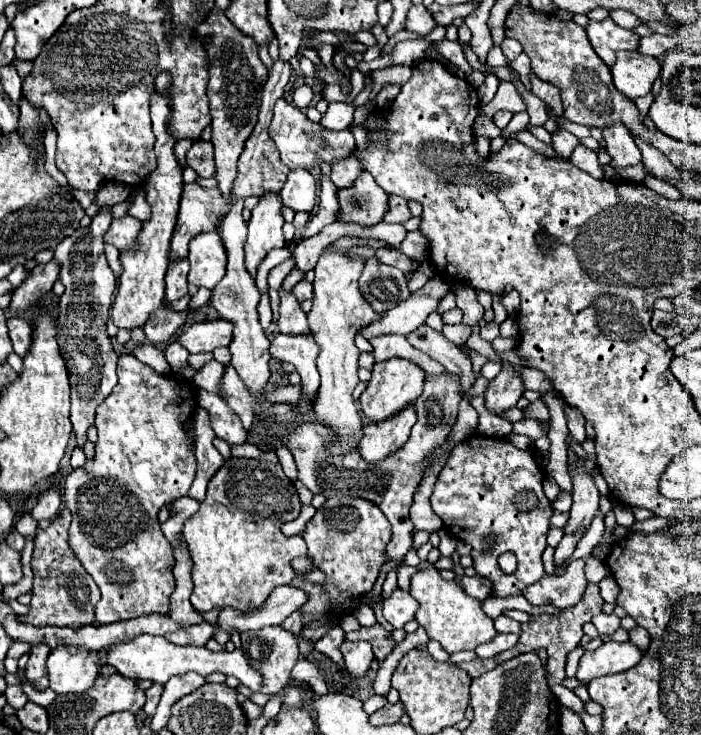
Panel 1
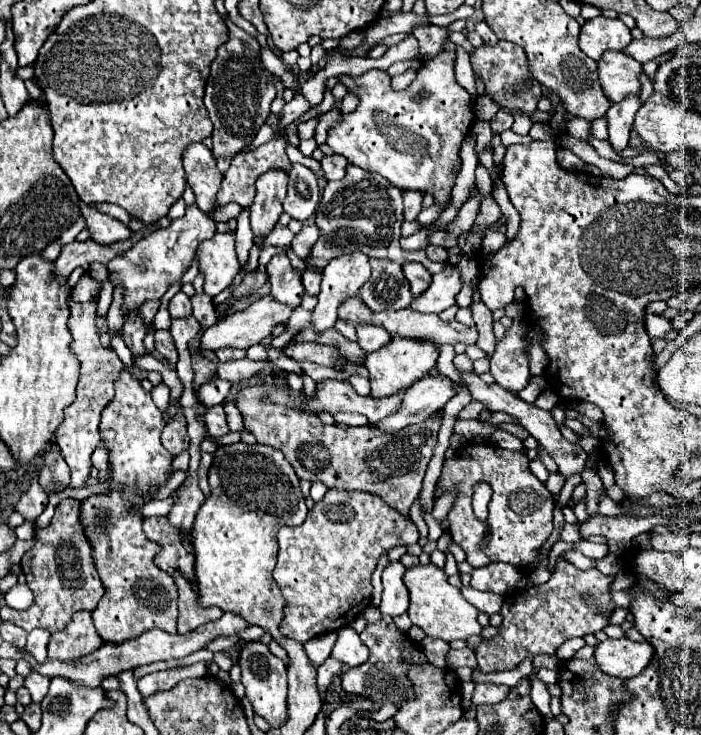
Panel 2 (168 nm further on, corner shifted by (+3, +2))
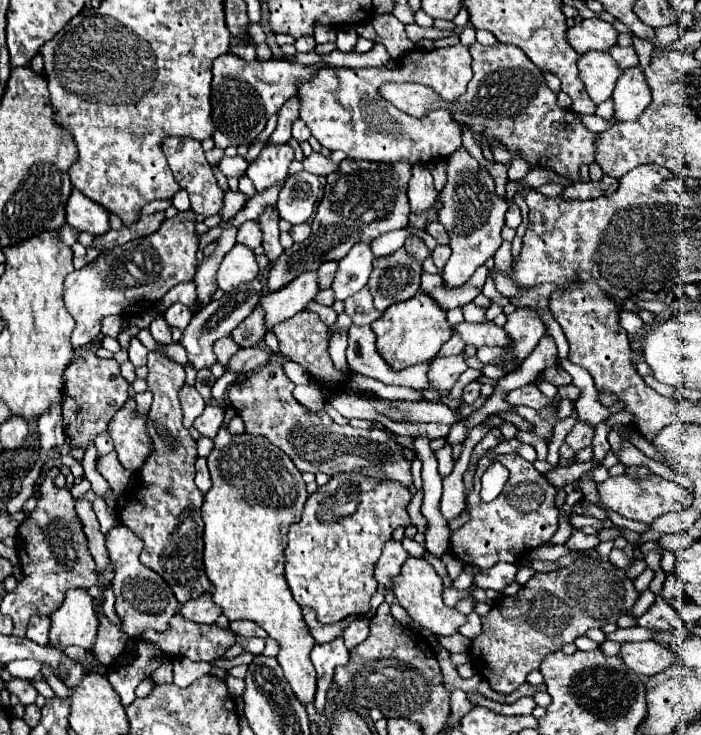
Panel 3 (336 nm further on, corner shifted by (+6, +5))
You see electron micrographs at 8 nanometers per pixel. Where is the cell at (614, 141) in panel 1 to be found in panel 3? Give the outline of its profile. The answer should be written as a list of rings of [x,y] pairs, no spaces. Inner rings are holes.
[[[639,65],[621,73],[621,77],[617,79],[617,87],[613,91],[613,101],[617,121],[637,119],[651,103],[651,89]]]

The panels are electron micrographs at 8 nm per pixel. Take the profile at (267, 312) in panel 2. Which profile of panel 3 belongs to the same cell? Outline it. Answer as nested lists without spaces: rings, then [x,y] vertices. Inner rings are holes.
[[[315,271],[301,273],[287,287],[261,297],[259,305],[267,313],[265,315],[265,323],[267,323],[269,329],[273,325],[293,317],[295,313],[303,311],[307,307],[307,303],[315,299],[315,295],[319,293],[319,281],[317,281],[315,275],[317,275]]]

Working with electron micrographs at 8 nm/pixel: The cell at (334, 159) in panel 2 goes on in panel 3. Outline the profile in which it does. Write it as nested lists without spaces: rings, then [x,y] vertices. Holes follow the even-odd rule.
[[[313,153],[303,159],[303,167],[305,167],[305,171],[315,173],[315,175],[329,175],[329,173],[337,171],[339,165],[333,163],[329,157],[323,157],[321,153]]]

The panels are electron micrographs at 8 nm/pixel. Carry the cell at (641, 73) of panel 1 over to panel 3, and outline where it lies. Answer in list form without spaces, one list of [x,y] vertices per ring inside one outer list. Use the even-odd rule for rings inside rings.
[[[587,51],[579,57],[579,79],[595,105],[613,95],[619,75],[621,71],[615,67],[615,61],[607,51]]]

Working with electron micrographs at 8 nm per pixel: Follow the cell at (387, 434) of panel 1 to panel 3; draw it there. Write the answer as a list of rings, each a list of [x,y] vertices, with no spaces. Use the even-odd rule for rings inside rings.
[[[461,355],[455,357],[435,357],[429,369],[429,381],[435,389],[451,389],[459,375],[467,371],[467,361]]]

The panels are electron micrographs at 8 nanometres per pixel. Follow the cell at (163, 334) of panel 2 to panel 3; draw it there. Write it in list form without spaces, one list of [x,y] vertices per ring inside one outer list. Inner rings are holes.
[[[157,351],[149,353],[147,389],[153,393],[153,405],[147,415],[147,435],[153,451],[139,469],[139,485],[133,497],[127,497],[119,509],[119,521],[129,527],[143,543],[141,563],[163,577],[183,605],[211,591],[211,581],[203,567],[203,493],[195,485],[197,443],[189,429],[183,427],[179,389],[185,383],[185,369]]]

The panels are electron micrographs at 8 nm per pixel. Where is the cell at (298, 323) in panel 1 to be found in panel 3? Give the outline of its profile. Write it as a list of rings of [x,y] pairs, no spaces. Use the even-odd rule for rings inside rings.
[[[267,207],[261,215],[259,215],[259,229],[263,233],[263,249],[265,249],[265,255],[269,257],[269,261],[273,263],[277,259],[277,255],[283,253],[283,247],[279,243],[279,211],[275,207]]]

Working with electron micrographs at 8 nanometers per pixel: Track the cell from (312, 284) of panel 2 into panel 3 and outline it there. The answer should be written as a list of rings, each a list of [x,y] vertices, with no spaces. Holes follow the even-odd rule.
[[[325,261],[317,275],[319,275],[319,287],[321,289],[329,289],[331,283],[333,283],[333,277],[335,277],[335,271],[337,271],[337,261]]]

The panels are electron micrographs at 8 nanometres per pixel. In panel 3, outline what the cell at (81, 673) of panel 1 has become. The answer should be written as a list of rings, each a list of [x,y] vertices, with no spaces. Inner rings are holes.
[[[71,589],[65,595],[63,605],[51,615],[51,633],[49,641],[55,647],[69,647],[69,645],[83,645],[85,649],[93,649],[97,637],[97,617],[93,613],[93,597],[85,589]]]

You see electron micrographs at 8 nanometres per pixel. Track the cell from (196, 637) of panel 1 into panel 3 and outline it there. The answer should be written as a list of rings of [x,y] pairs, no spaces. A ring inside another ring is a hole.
[[[207,593],[191,603],[185,603],[181,607],[181,615],[195,623],[215,623],[221,615],[221,607],[215,605],[211,599],[211,593]]]

